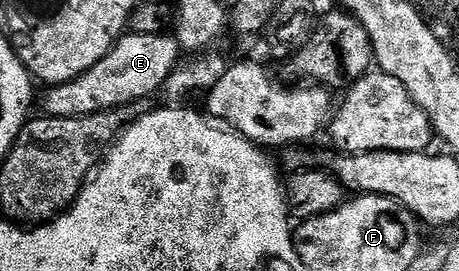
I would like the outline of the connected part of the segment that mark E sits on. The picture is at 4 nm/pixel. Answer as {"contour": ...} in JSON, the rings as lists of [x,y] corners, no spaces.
{"contour":[[[125,32],[103,59],[90,71],[78,75],[65,85],[53,85],[44,97],[43,112],[50,117],[80,117],[122,108],[136,100],[159,94],[170,76],[181,64],[182,50],[175,36],[159,33],[142,35]]]}

